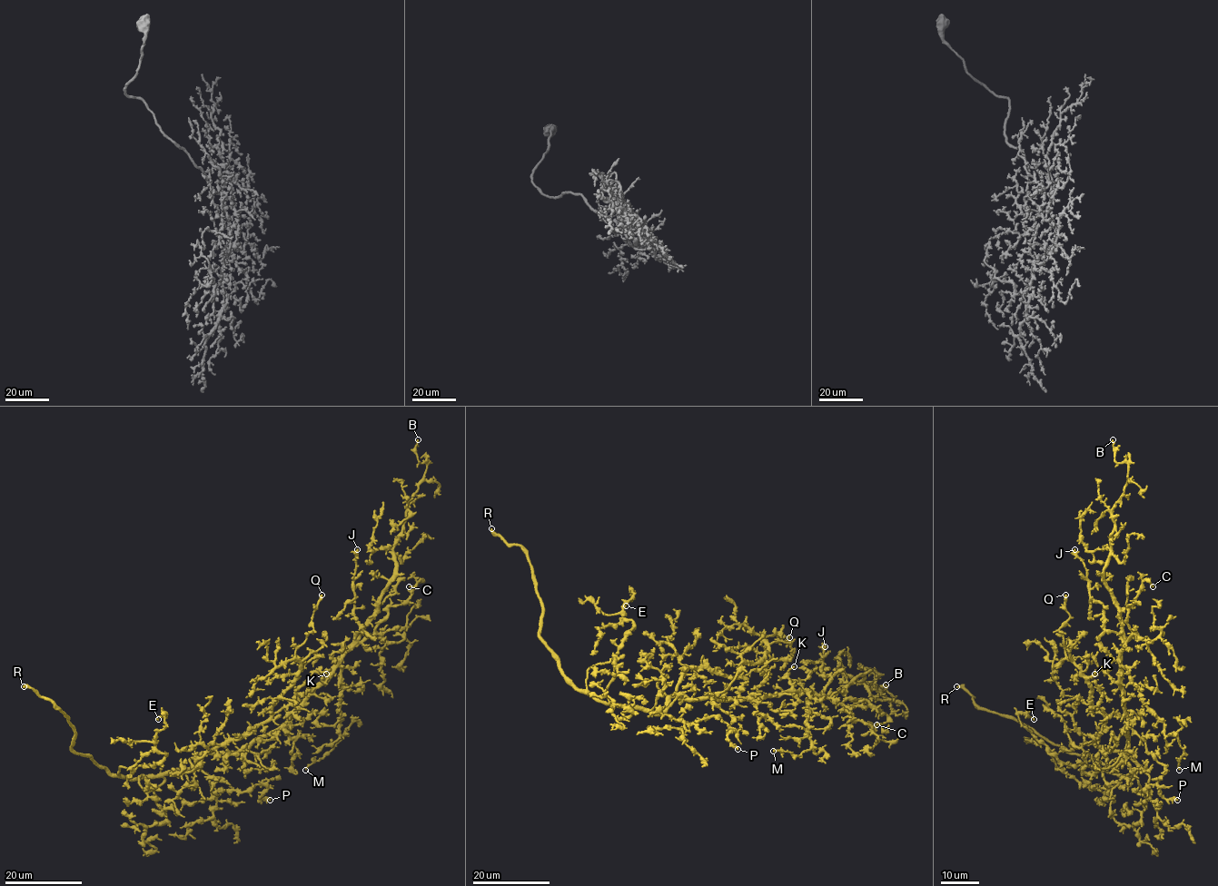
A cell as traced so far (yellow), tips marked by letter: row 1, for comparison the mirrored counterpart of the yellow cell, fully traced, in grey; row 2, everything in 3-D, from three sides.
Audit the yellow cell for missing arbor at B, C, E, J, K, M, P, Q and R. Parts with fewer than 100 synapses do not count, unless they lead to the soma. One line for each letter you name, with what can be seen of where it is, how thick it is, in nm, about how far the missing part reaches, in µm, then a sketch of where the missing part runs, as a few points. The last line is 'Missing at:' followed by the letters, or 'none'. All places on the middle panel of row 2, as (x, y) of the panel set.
R: (491, 528) | 280 nm | 20 µm
Missing at: R

